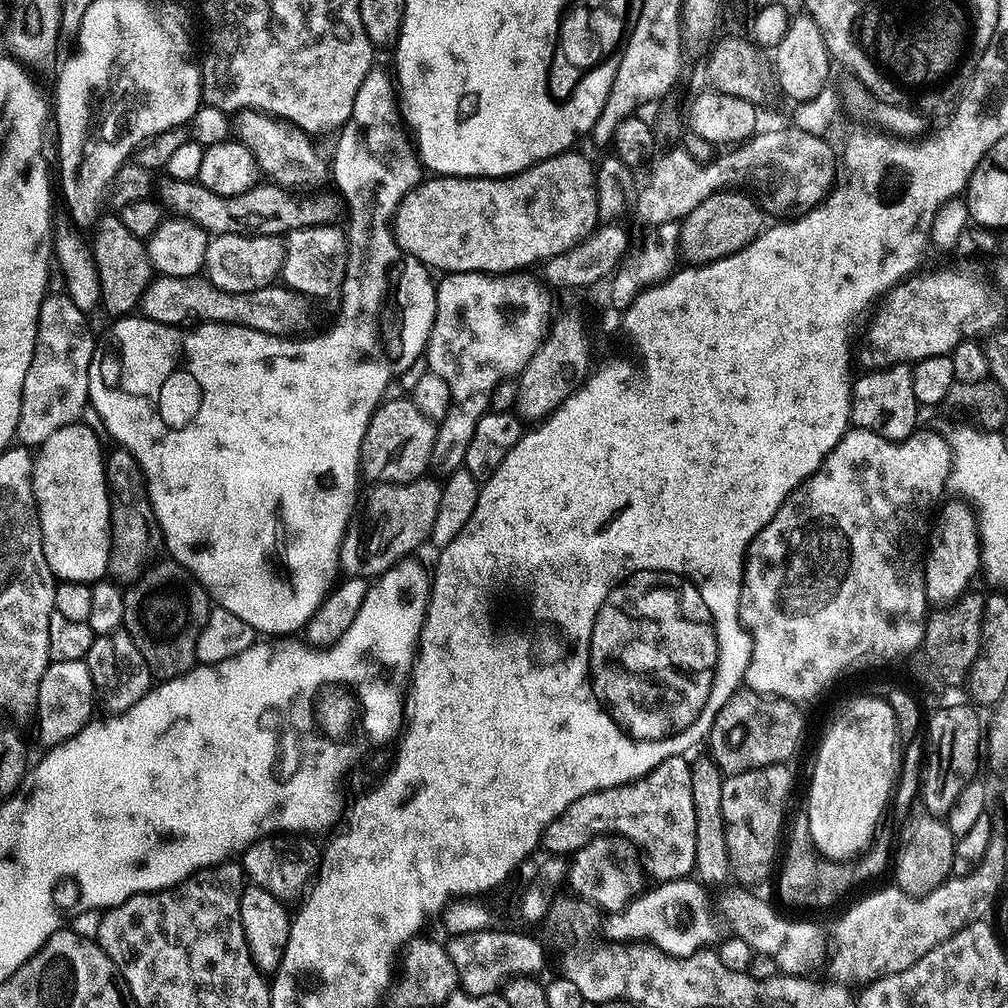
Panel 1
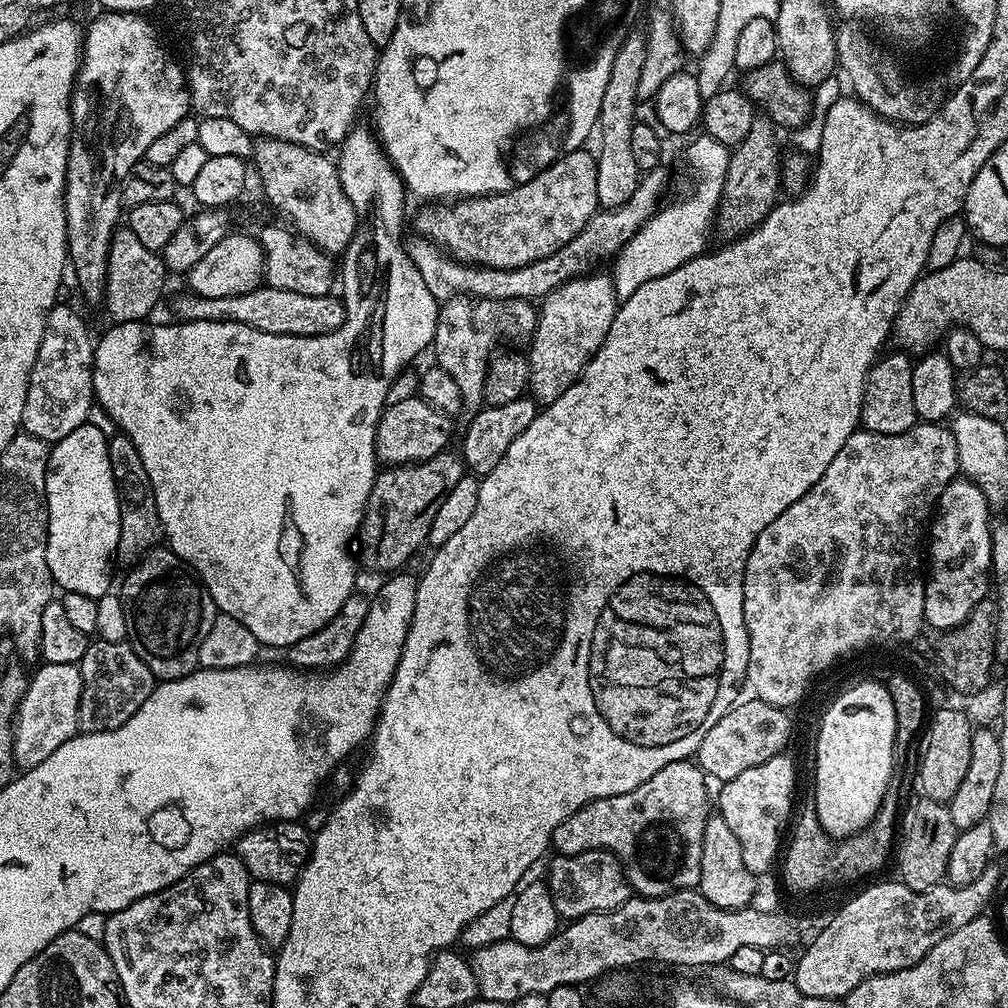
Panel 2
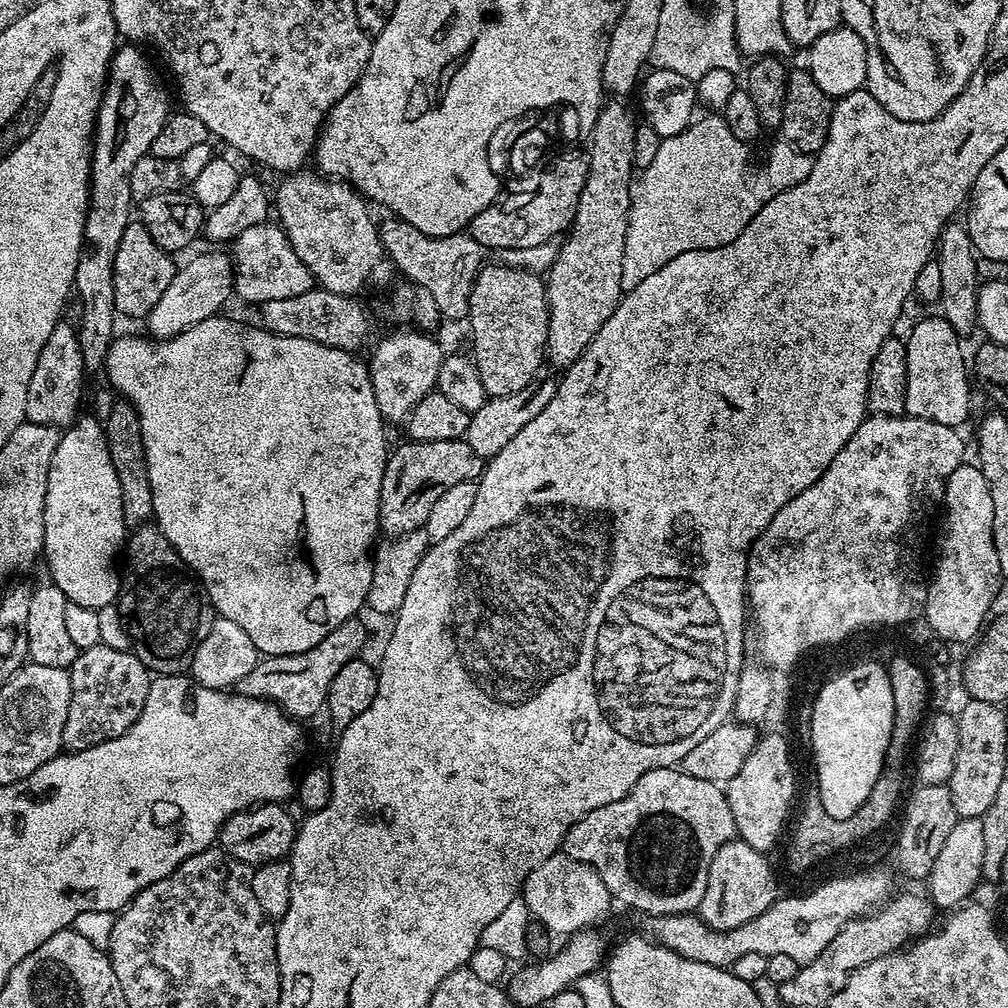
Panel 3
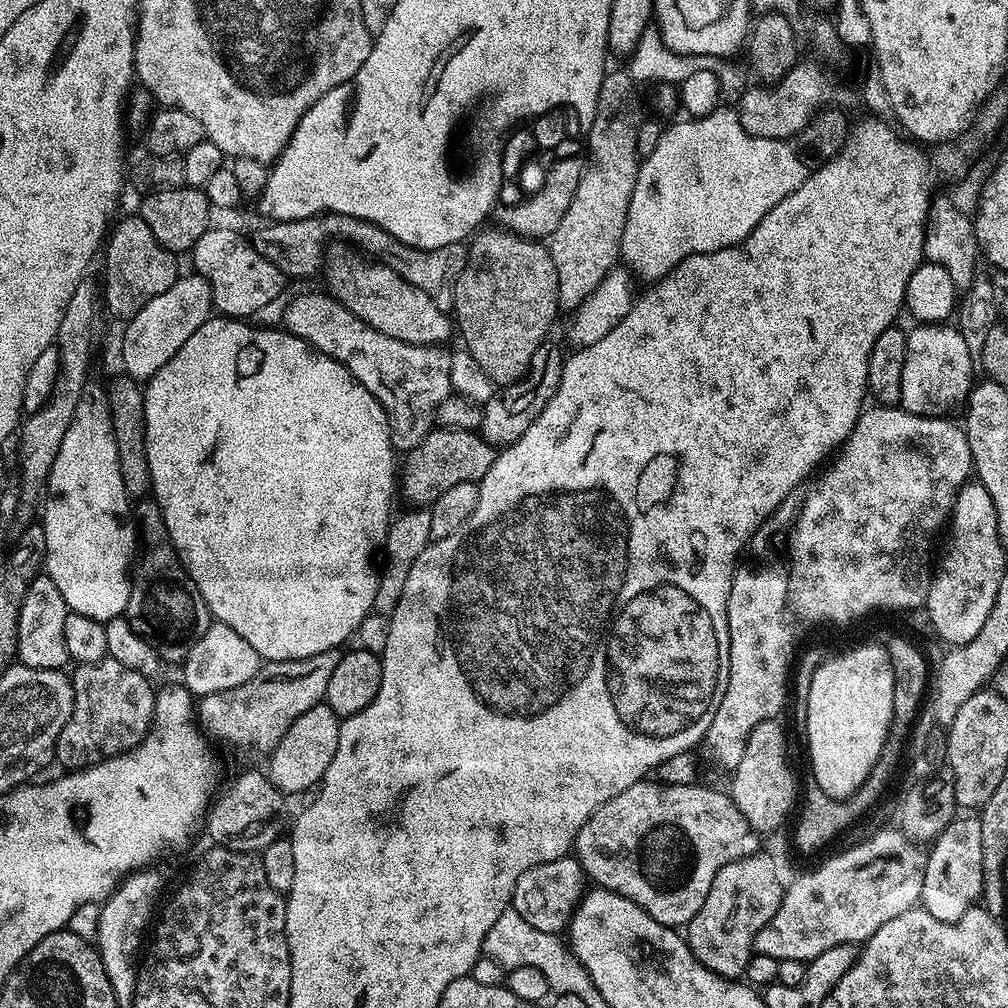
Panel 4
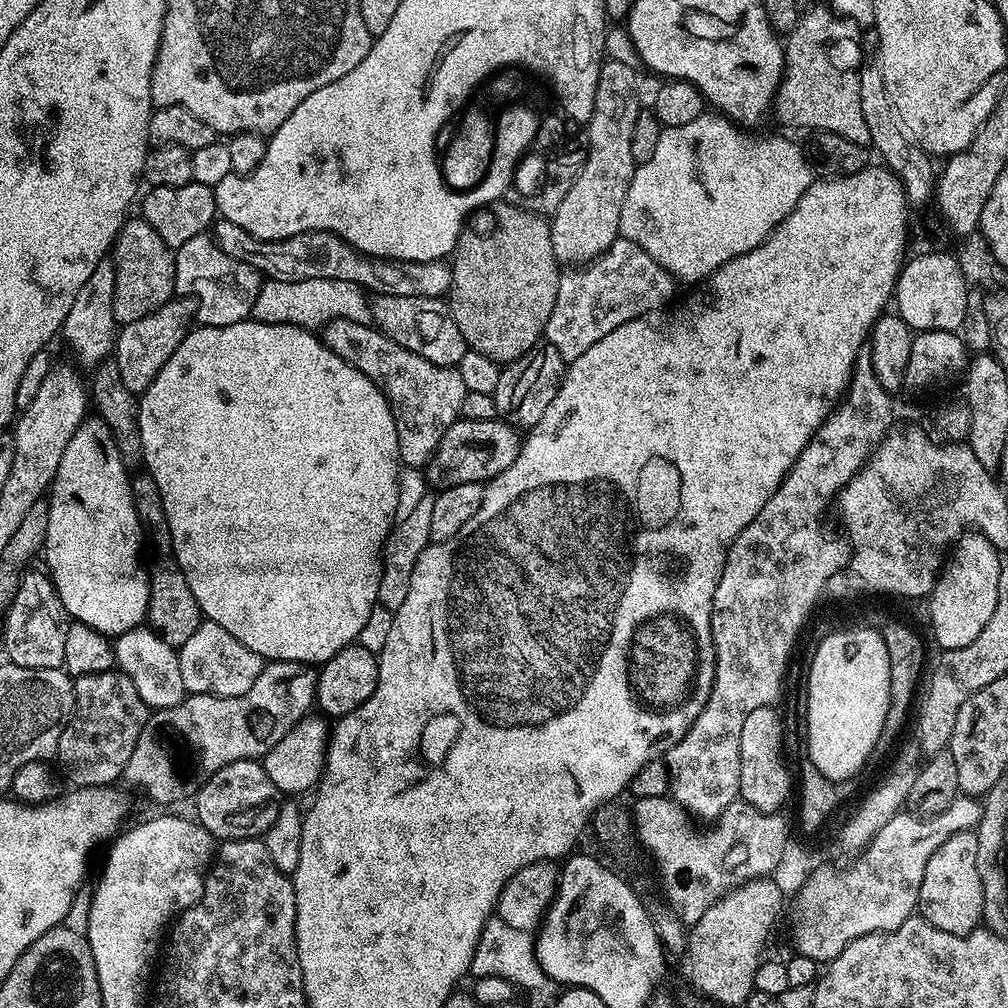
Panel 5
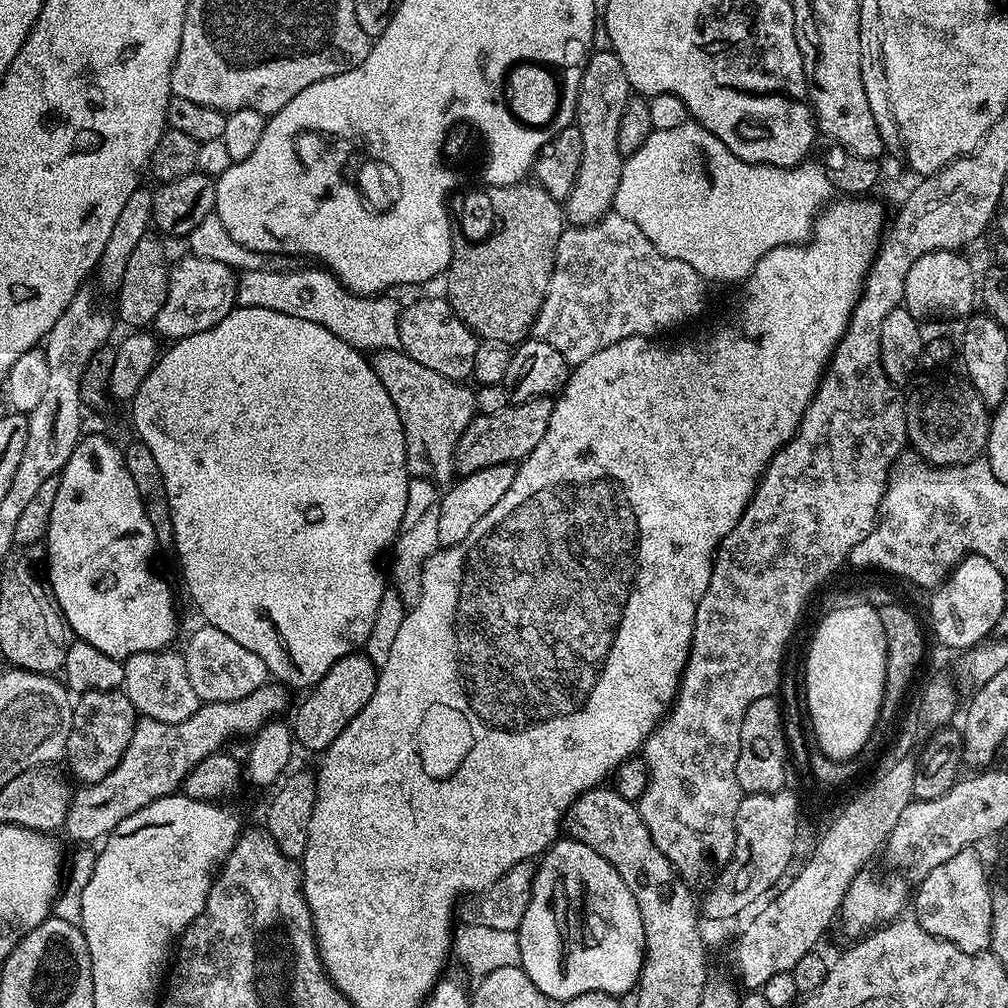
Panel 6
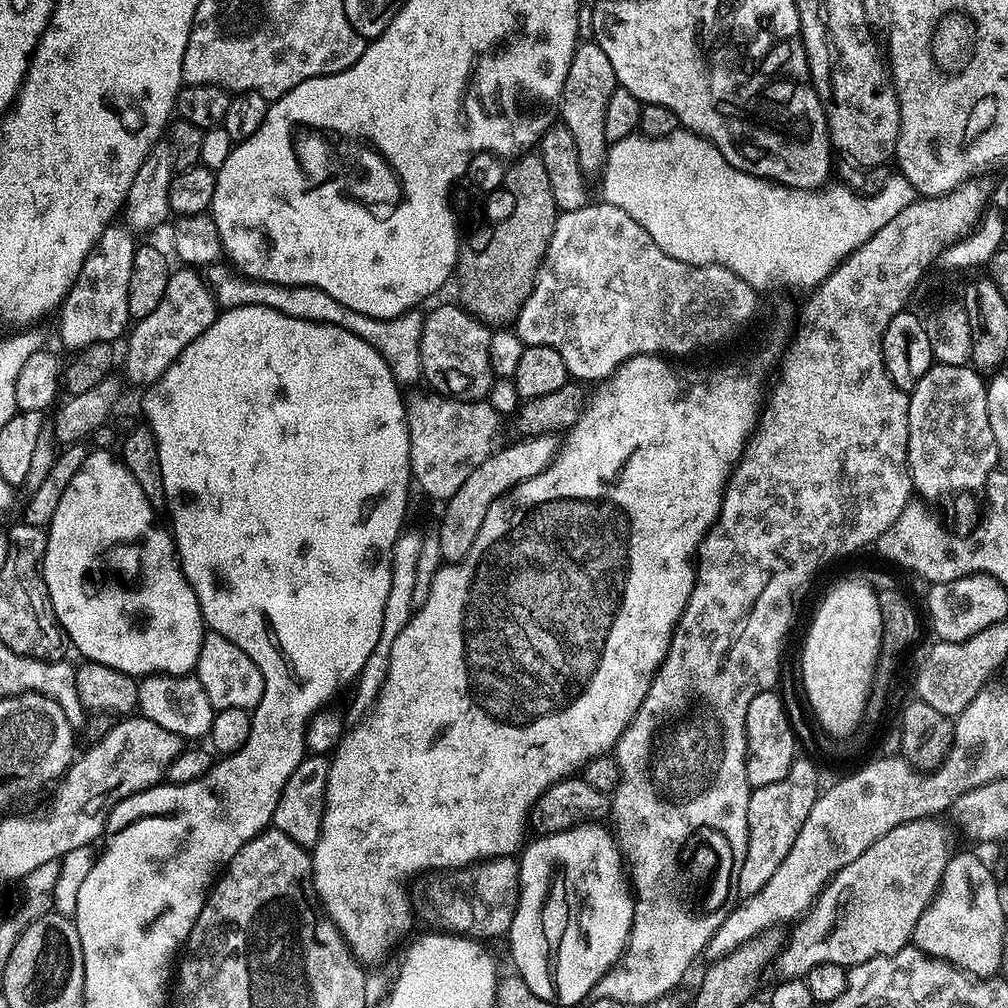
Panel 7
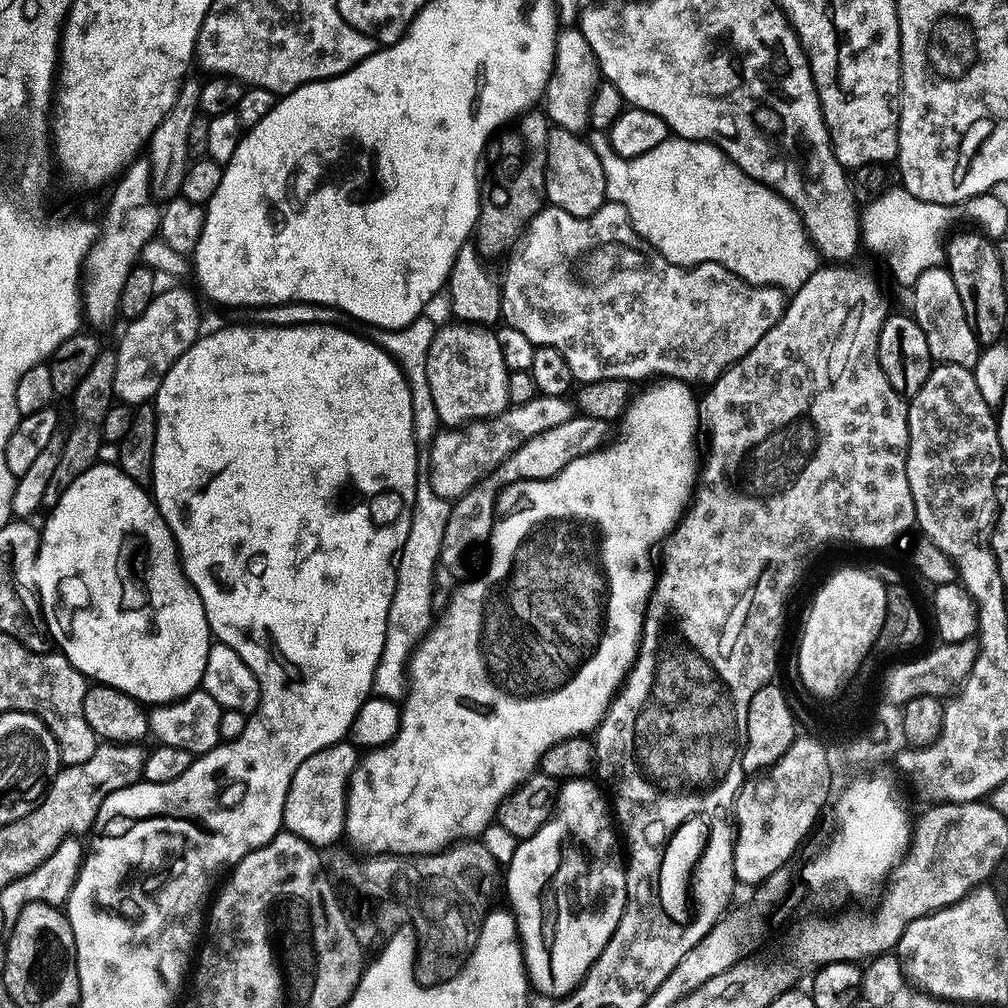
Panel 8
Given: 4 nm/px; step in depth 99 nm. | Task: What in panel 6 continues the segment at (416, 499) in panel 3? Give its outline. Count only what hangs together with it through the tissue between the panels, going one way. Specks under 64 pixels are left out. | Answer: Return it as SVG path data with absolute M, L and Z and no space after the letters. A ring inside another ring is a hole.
M538 396L534 400L509 403L502 414L478 414L466 428L456 447L456 472L460 476L469 476L471 472L483 468L525 460L546 435L552 405L553 401L549 397Z

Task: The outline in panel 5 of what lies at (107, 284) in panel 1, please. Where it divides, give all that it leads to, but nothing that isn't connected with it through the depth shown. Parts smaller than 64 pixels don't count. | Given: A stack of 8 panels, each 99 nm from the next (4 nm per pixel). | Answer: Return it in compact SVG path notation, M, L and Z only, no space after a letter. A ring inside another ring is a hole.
M142 218L125 219L116 243L112 245L110 259L116 268L112 309L117 325L138 322L154 310L173 299L176 292L176 253L162 242L158 230Z

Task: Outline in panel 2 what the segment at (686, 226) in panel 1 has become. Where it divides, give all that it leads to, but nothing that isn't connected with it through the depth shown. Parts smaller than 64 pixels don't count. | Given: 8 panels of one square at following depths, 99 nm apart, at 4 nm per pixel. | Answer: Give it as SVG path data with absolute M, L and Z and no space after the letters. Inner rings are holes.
M760 114L750 126L750 134L731 149L728 158L728 174L724 179L724 199L718 213L718 232L724 238L739 238L752 231L769 216L778 203L776 191L782 188L782 151L780 140L776 137L777 125L771 117Z

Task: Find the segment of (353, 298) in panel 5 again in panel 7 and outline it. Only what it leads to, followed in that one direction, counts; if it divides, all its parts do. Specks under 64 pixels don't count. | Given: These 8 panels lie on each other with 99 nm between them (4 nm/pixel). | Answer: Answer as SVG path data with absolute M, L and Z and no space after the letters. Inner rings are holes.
M239 274L231 275L214 284L214 295L217 305L221 309L257 304L273 308L282 314L290 314L290 318L302 318L319 324L342 326L342 330L350 330L350 334L358 334L358 338L362 338L362 342L370 342L370 346L374 346L374 350L378 350L378 354L382 354L382 358L390 366L394 378L401 385L407 386L407 384L414 383L416 379L418 381L421 379L420 338L424 333L425 313L423 311L413 310L404 312L393 320L379 320L370 318L366 314L358 314L354 310L342 306L342 302L334 302L334 298L330 298L330 294L317 288L303 286L287 288L281 284L267 284L261 280L250 280Z

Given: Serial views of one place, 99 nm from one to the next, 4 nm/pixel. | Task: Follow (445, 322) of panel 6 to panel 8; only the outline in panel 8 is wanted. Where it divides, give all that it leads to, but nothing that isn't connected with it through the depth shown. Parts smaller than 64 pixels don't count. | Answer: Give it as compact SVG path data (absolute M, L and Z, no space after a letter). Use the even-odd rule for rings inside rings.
M451 322L437 327L426 358L426 378L444 426L463 426L503 412L508 403L508 374L495 331L478 324Z

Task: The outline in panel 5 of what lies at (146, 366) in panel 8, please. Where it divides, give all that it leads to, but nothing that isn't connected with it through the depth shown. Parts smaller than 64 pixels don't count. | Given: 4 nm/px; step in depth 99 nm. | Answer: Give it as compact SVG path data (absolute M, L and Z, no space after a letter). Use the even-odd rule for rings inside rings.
M205 234L182 242L176 253L176 292L181 297L194 297L194 320L197 325L230 326L253 315L262 283L261 273L254 266L226 254L211 235Z

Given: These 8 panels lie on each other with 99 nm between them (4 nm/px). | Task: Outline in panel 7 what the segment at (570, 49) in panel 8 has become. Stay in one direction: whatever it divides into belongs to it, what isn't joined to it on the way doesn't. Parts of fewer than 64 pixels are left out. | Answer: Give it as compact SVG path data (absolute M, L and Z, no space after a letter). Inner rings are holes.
M594 42L577 43L574 56L569 64L566 82L558 101L559 119L564 127L574 134L574 146L578 146L578 162L586 174L599 173L604 167L604 157L608 154L609 142L606 138L606 102L618 87L614 66L602 51L602 46Z

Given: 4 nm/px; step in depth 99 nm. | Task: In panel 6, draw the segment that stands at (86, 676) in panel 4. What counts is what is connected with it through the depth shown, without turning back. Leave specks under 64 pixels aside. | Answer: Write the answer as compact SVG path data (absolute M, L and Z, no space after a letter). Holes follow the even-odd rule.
M122 690L79 693L78 699L72 705L72 729L66 738L66 750L63 754L63 759L68 760L66 768L71 779L80 780L76 782L86 785L106 778L106 774L110 774L110 770L118 766L134 734L137 719L134 702L130 702L130 698Z

